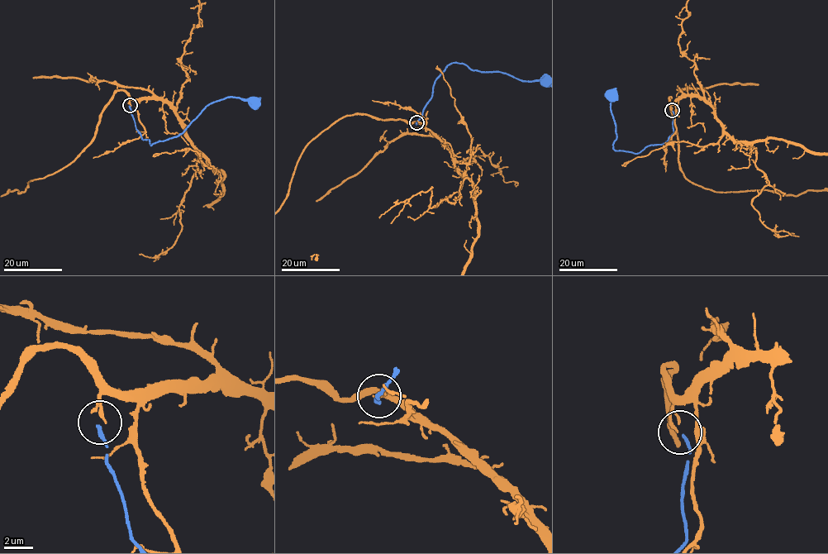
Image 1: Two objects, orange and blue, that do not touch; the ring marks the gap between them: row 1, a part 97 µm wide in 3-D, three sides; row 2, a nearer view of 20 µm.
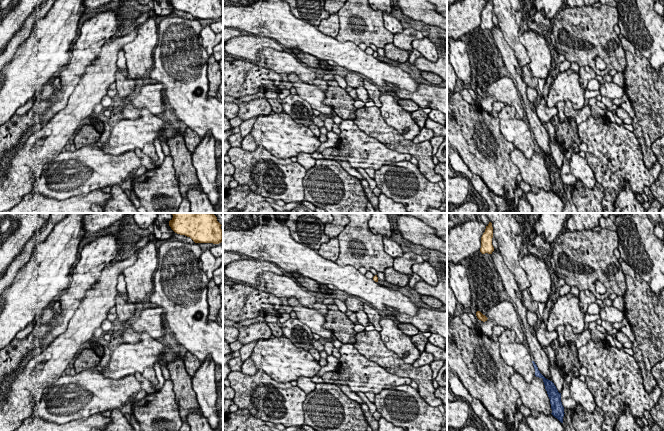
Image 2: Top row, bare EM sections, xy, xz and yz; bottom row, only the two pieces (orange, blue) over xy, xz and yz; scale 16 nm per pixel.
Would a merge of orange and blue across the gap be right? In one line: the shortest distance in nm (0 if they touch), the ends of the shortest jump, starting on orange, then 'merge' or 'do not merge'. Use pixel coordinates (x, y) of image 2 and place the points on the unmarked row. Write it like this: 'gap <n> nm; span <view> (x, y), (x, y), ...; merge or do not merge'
gap 1000 nm; span yz (486, 96), (532, 137); do not merge

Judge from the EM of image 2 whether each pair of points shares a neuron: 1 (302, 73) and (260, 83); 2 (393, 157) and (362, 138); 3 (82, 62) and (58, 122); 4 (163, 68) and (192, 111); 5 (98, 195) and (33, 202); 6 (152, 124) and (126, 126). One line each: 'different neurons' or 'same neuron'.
1: different neurons
2: same neuron
3: different neurons
4: same neuron
5: same neuron
6: same neuron

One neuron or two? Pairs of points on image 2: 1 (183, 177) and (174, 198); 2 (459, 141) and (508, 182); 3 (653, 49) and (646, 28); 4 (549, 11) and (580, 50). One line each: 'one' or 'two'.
1: two
2: one
3: one
4: two

